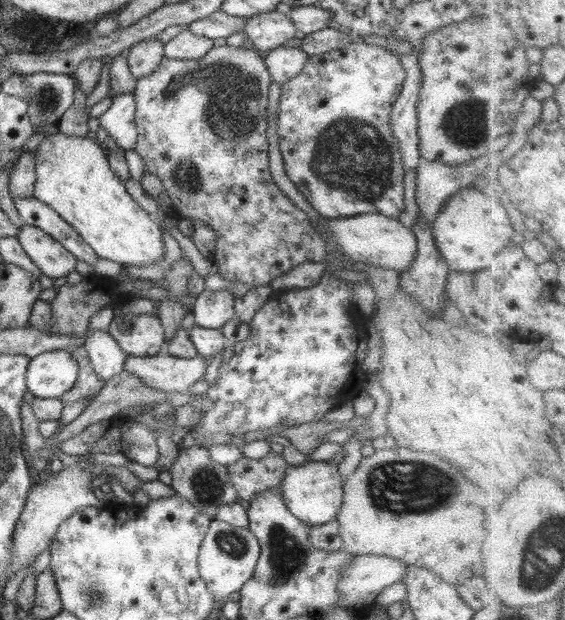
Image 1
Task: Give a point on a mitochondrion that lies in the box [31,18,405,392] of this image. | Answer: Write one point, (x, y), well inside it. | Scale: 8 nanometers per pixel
(353, 157)

